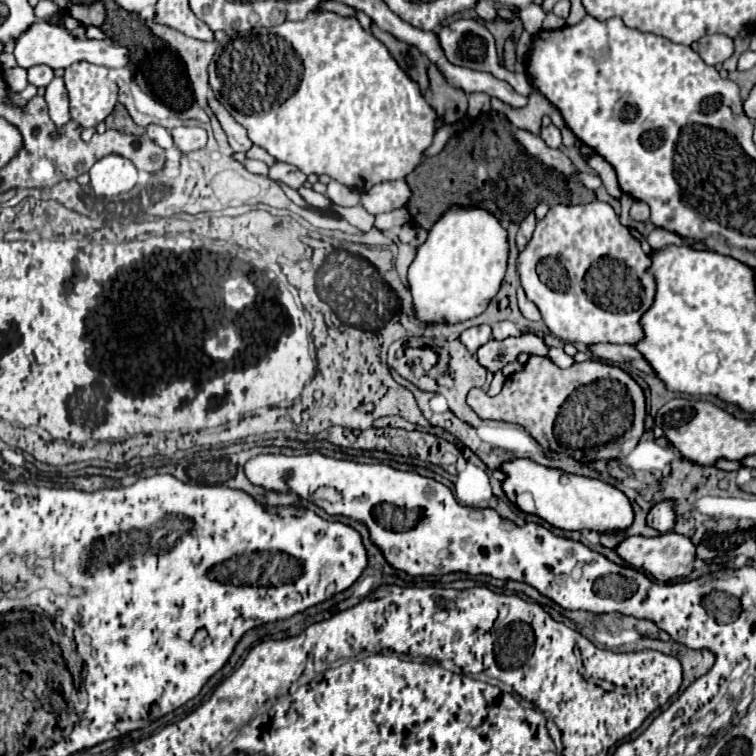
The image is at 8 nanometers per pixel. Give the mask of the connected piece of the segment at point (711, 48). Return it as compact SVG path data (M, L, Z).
M716 33L716 35L702 37L700 41L694 41L692 43L692 49L704 59L704 63L716 65L716 63L726 61L732 55L734 45L732 45L732 39L730 37Z

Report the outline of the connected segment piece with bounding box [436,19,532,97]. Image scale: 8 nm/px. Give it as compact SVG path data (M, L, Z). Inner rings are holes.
M456 19L450 25L442 25L436 31L436 37L440 37L440 47L444 49L444 55L448 57L448 61L452 61L452 65L460 65L460 67L468 67L474 71L486 71L492 73L496 79L504 79L508 81L514 91L518 91L520 95L530 95L532 85L530 81L526 81L526 73L512 73L508 69L504 69L498 63L498 51L496 51L496 39L494 35L488 31L486 23L482 19Z

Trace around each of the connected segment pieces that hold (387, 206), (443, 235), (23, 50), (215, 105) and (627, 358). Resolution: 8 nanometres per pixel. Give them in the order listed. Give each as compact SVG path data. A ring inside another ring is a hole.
M404 179L388 181L388 183L374 185L366 193L362 193L360 205L372 215L380 215L380 213L388 213L404 207L410 195L412 191L408 189L408 183Z
M448 209L428 231L408 269L408 285L414 297L416 317L430 323L462 323L480 315L498 293L506 273L510 245L508 231L486 209Z
M46 21L32 23L20 35L20 41L16 41L14 57L16 57L18 65L24 69L28 69L32 65L48 65L52 69L58 69L58 67L64 69L76 61L88 61L88 63L102 65L102 67L126 67L130 63L130 51L124 45L120 45L112 39L96 41L96 39L72 37L64 27L54 25L54 23L46 23Z
M212 95L212 99L210 99L208 103L210 103L208 107L212 109L212 113L214 113L216 119L220 121L224 133L228 135L228 143L230 143L230 147L232 147L234 151L244 153L244 151L252 145L252 141L250 141L248 135L246 135L246 129L244 129L242 125L236 123L236 119L228 113L228 109L224 109L224 105L220 105L220 101L216 101L214 95Z
M604 343L604 345L590 345L590 351L594 357L606 359L610 363L632 363L636 369L640 369L648 375L656 375L656 373L652 373L652 365L648 365L648 361L644 361L644 357L640 357L640 351L632 345Z

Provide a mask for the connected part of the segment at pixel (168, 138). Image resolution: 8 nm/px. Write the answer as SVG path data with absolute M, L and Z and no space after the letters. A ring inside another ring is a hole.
M148 125L148 127L146 127L146 135L148 135L154 143L158 143L160 147L164 147L164 149L174 147L174 145L172 145L172 135L170 135L170 131L164 129L164 127L160 127L160 125Z

